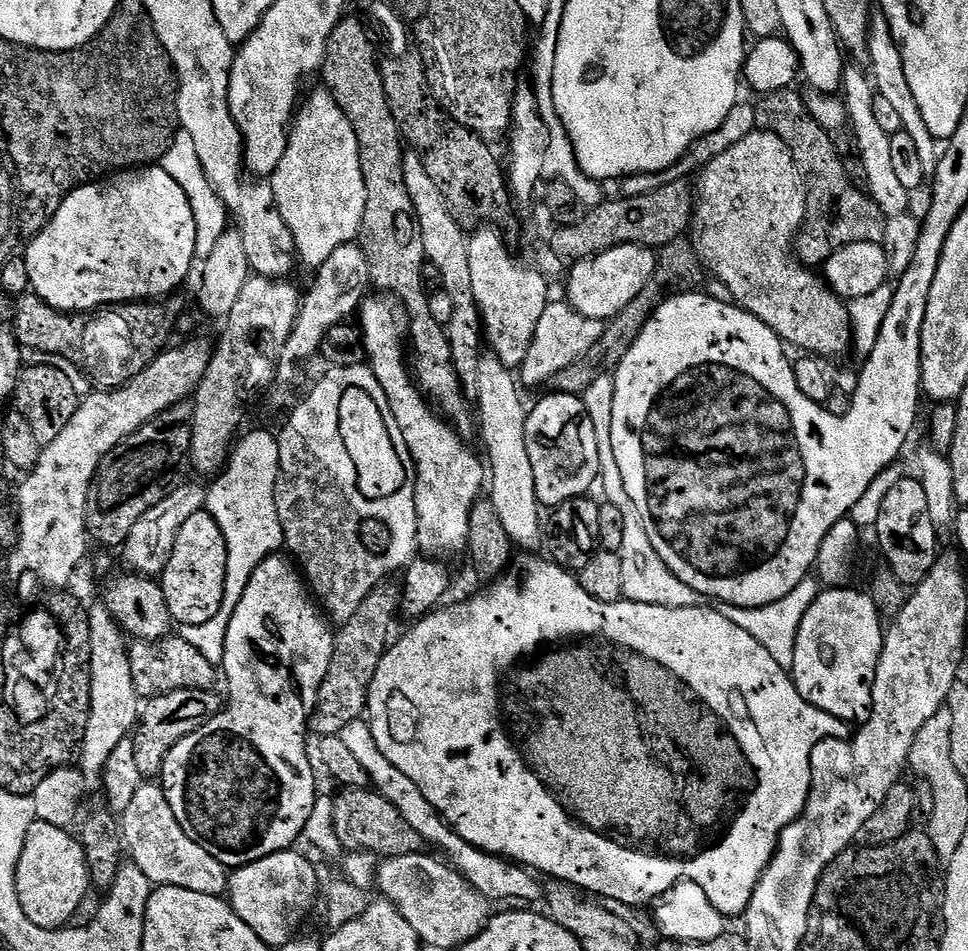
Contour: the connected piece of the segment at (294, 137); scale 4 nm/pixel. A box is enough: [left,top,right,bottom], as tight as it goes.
[270,91,368,269]

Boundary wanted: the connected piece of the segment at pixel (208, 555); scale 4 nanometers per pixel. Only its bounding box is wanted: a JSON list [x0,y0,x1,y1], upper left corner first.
[162,510,226,626]

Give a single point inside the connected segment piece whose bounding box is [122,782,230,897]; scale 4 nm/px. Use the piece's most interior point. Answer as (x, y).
(159, 847)

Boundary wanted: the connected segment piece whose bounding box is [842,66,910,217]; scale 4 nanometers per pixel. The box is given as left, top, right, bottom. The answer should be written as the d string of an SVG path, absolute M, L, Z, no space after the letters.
M845 67L843 76L842 99L847 123L852 124L852 132L856 135L856 148L860 151L860 164L864 167L864 180L866 191L878 207L883 210L885 217L897 216L909 211L910 194L906 186L897 177L892 168L892 157L890 155L890 136L886 130L882 130L874 115L875 87L870 79L869 73L860 68Z

